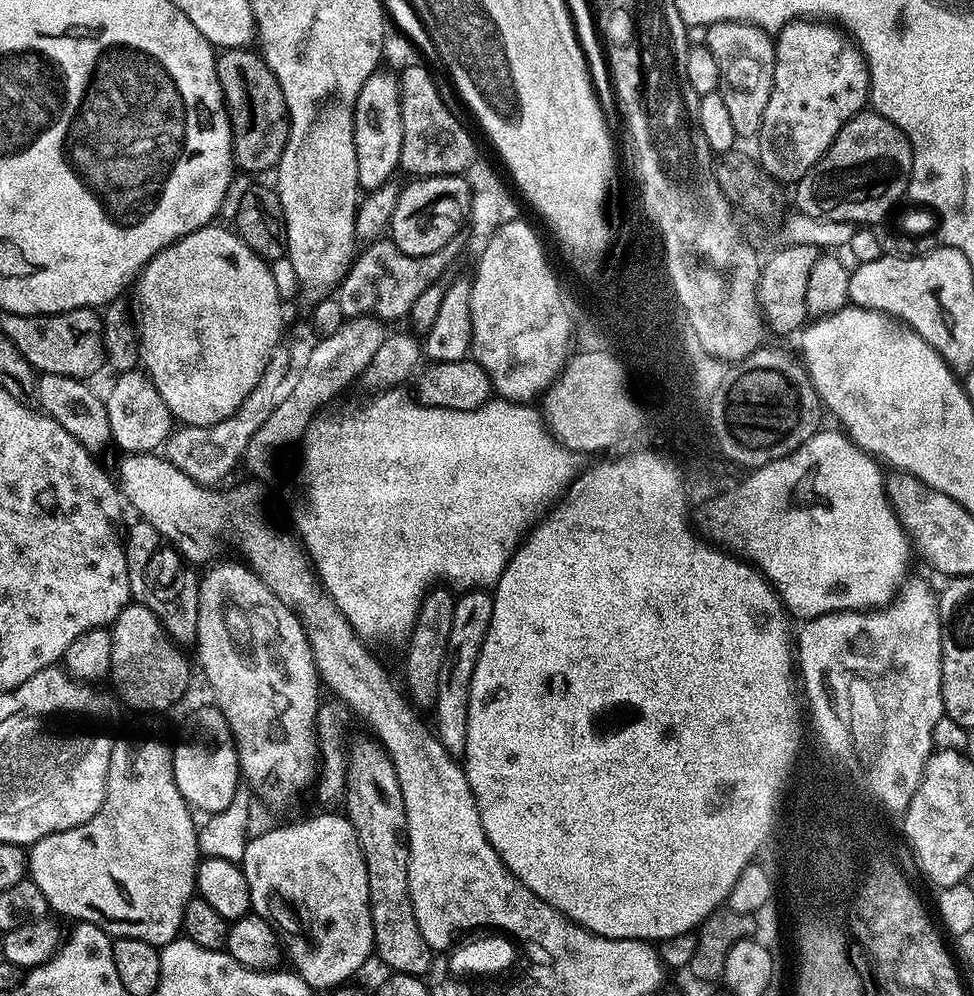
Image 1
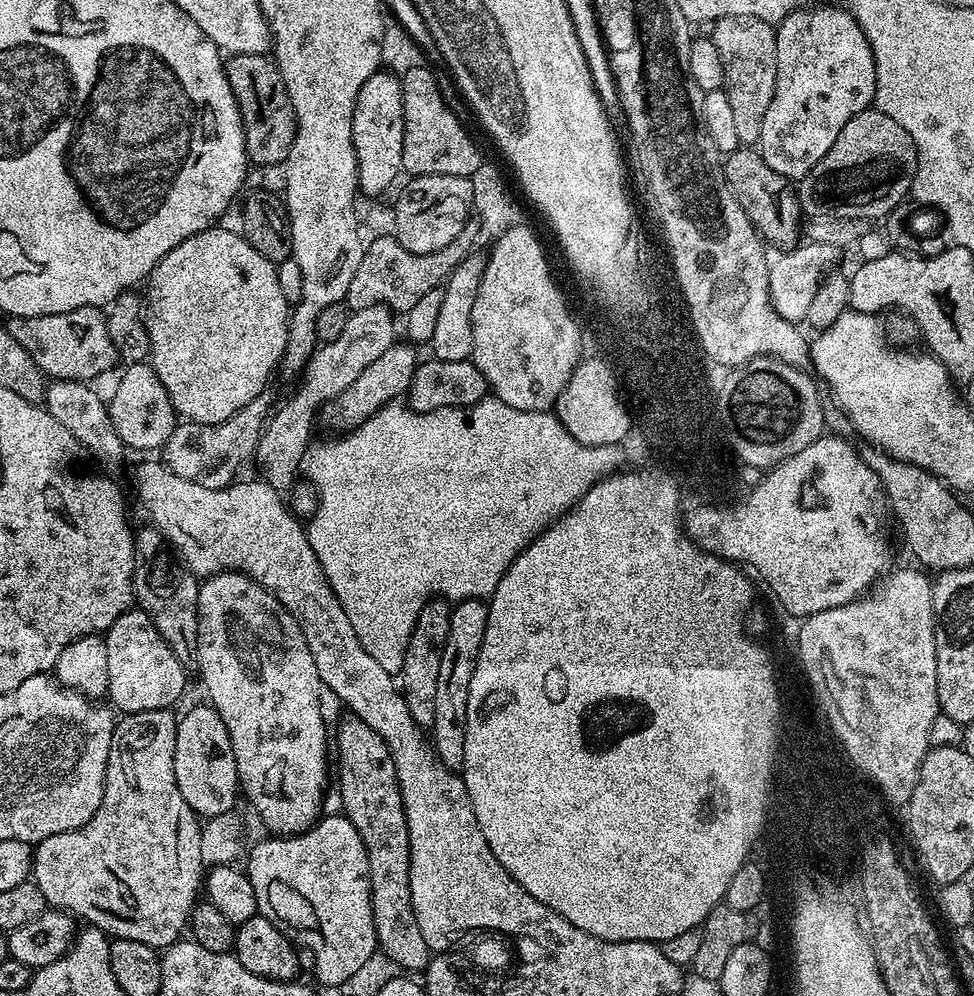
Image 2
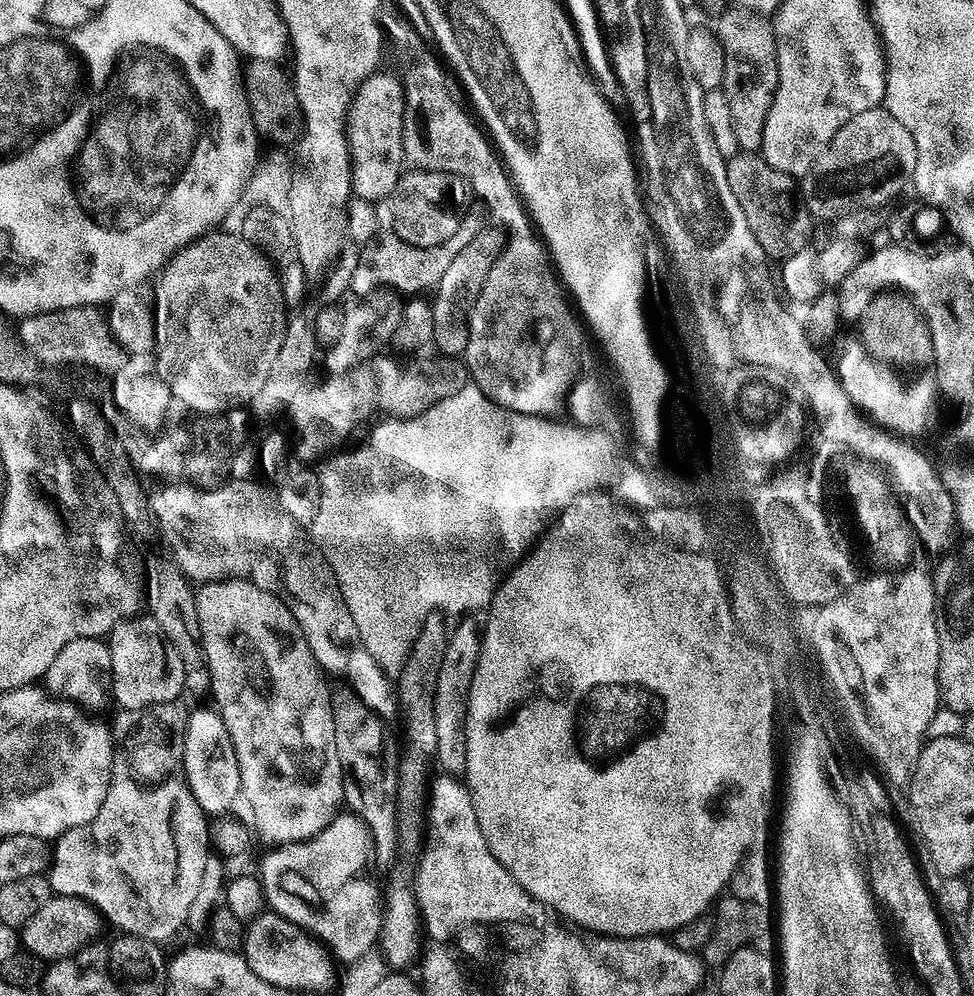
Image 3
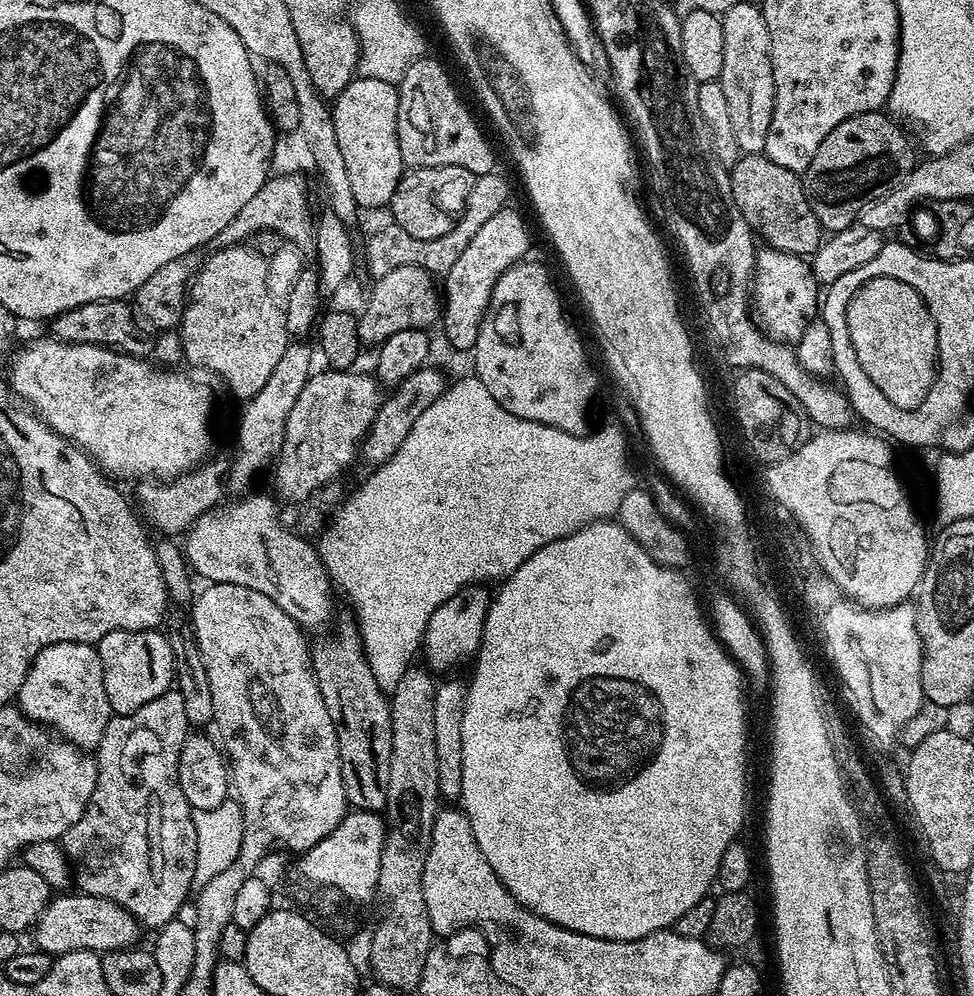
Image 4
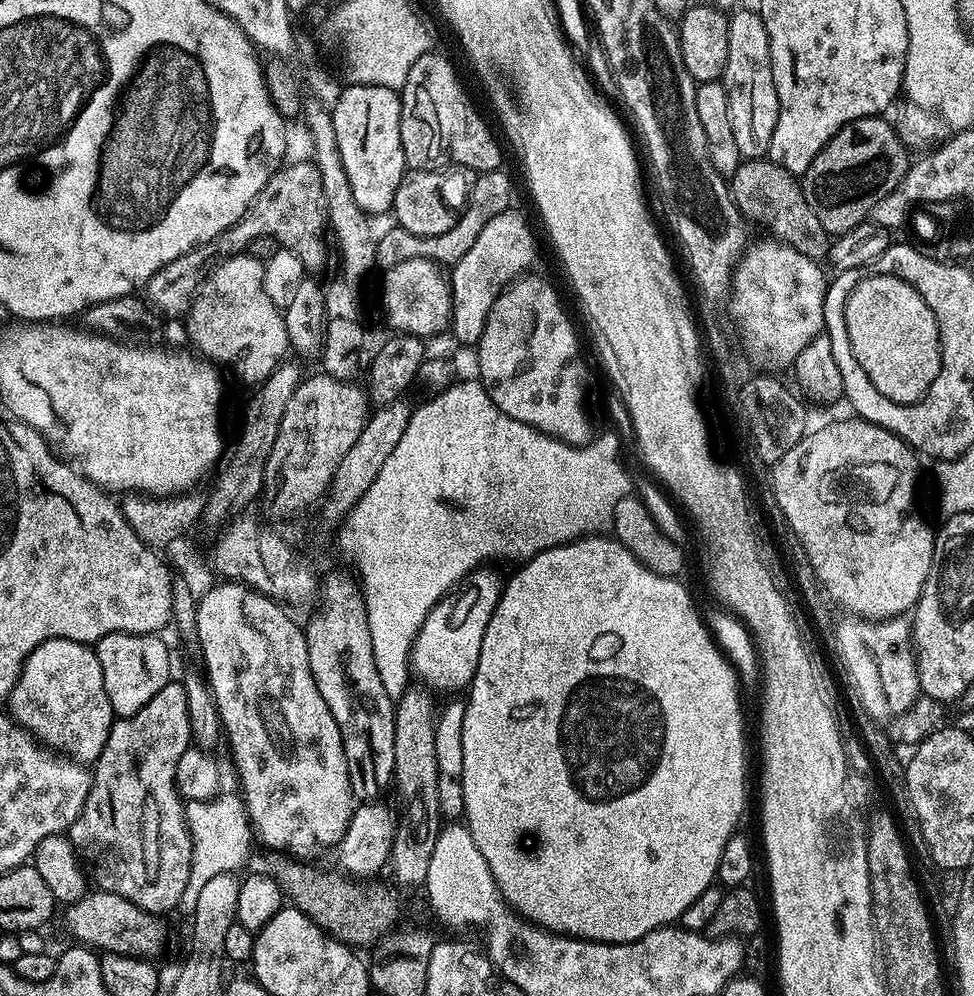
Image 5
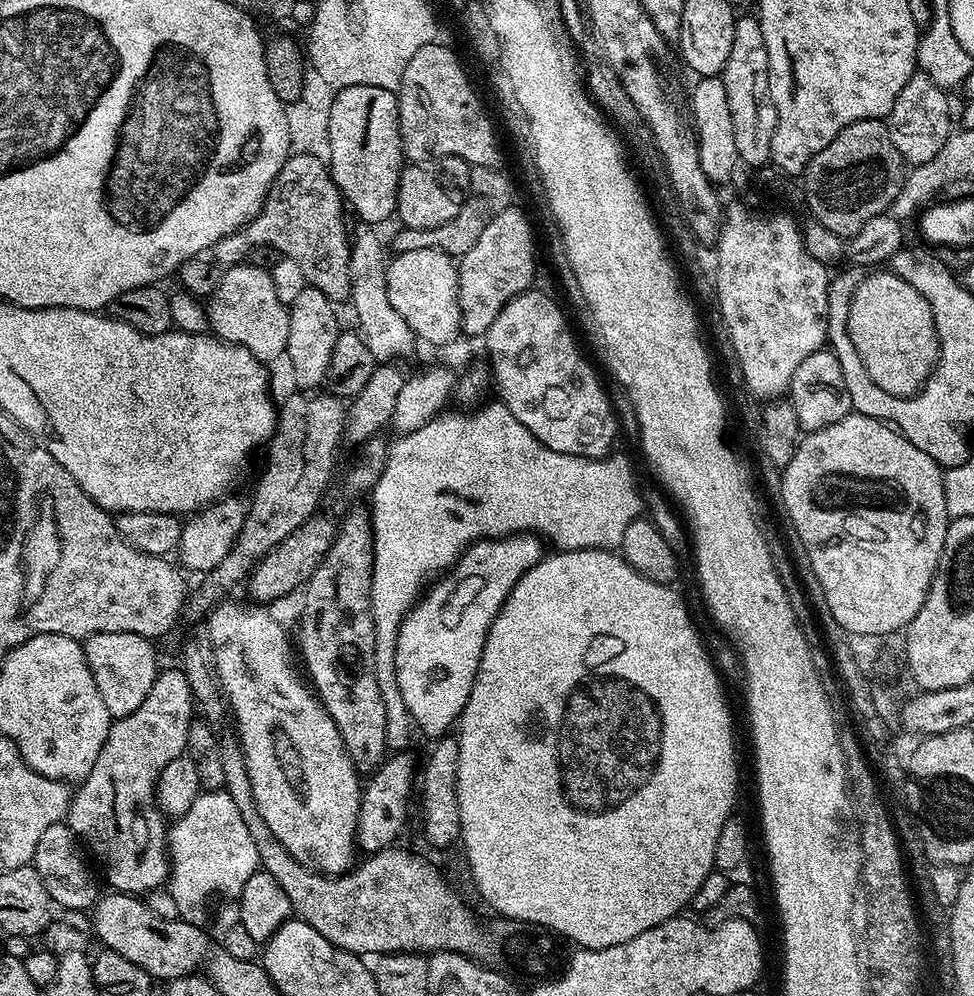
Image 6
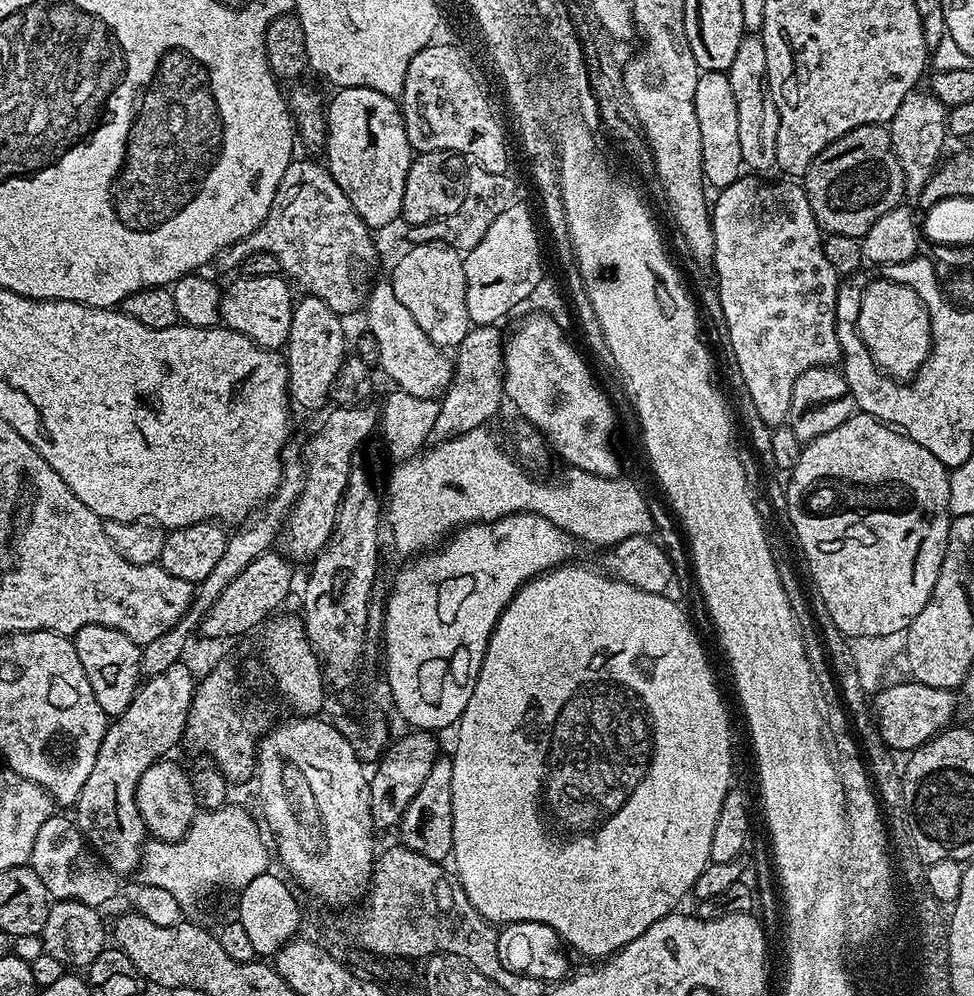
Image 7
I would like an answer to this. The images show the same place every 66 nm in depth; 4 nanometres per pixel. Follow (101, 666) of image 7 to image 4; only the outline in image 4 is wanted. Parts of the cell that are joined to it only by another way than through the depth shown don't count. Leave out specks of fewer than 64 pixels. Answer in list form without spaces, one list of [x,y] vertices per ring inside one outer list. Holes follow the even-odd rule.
[[[114,630],[98,642],[98,651],[104,671],[106,698],[117,716],[125,716],[146,706],[146,702],[154,702],[154,698],[173,687],[176,658],[163,631]]]

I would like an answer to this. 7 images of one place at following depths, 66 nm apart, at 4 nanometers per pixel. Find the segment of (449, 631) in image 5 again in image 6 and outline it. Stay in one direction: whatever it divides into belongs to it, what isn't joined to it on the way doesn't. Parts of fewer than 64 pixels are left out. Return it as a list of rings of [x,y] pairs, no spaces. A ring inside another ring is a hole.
[[[513,534],[498,540],[478,540],[460,555],[460,559],[446,574],[433,583],[437,584],[432,589],[429,587],[412,605],[398,630],[396,673],[398,690],[402,690],[402,702],[406,702],[406,710],[412,715],[413,725],[419,731],[421,728],[431,738],[440,738],[447,733],[444,731],[451,724],[453,727],[459,721],[478,674],[486,634],[510,590],[514,590],[522,574],[526,574],[526,570],[530,570],[545,555],[546,548],[543,547],[545,545],[541,537],[535,534]]]

